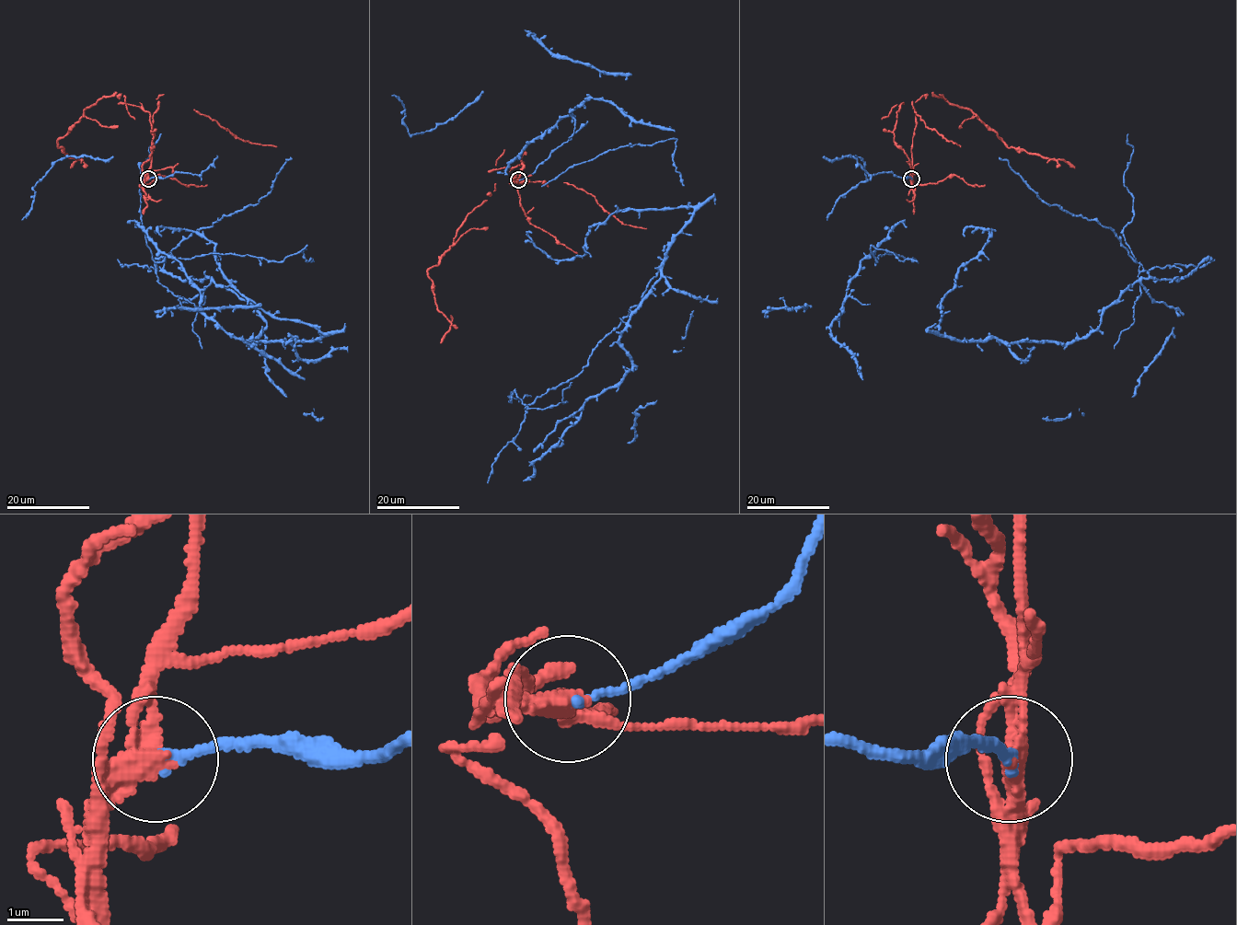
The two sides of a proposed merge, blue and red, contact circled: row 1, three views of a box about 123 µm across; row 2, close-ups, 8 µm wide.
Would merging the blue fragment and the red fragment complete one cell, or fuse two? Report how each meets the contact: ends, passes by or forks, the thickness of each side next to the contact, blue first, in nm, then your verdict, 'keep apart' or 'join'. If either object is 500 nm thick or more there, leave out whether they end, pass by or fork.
blue ends there; red passes by; 180 nm thick on the blue side, 340 nm on the other; keep apart

